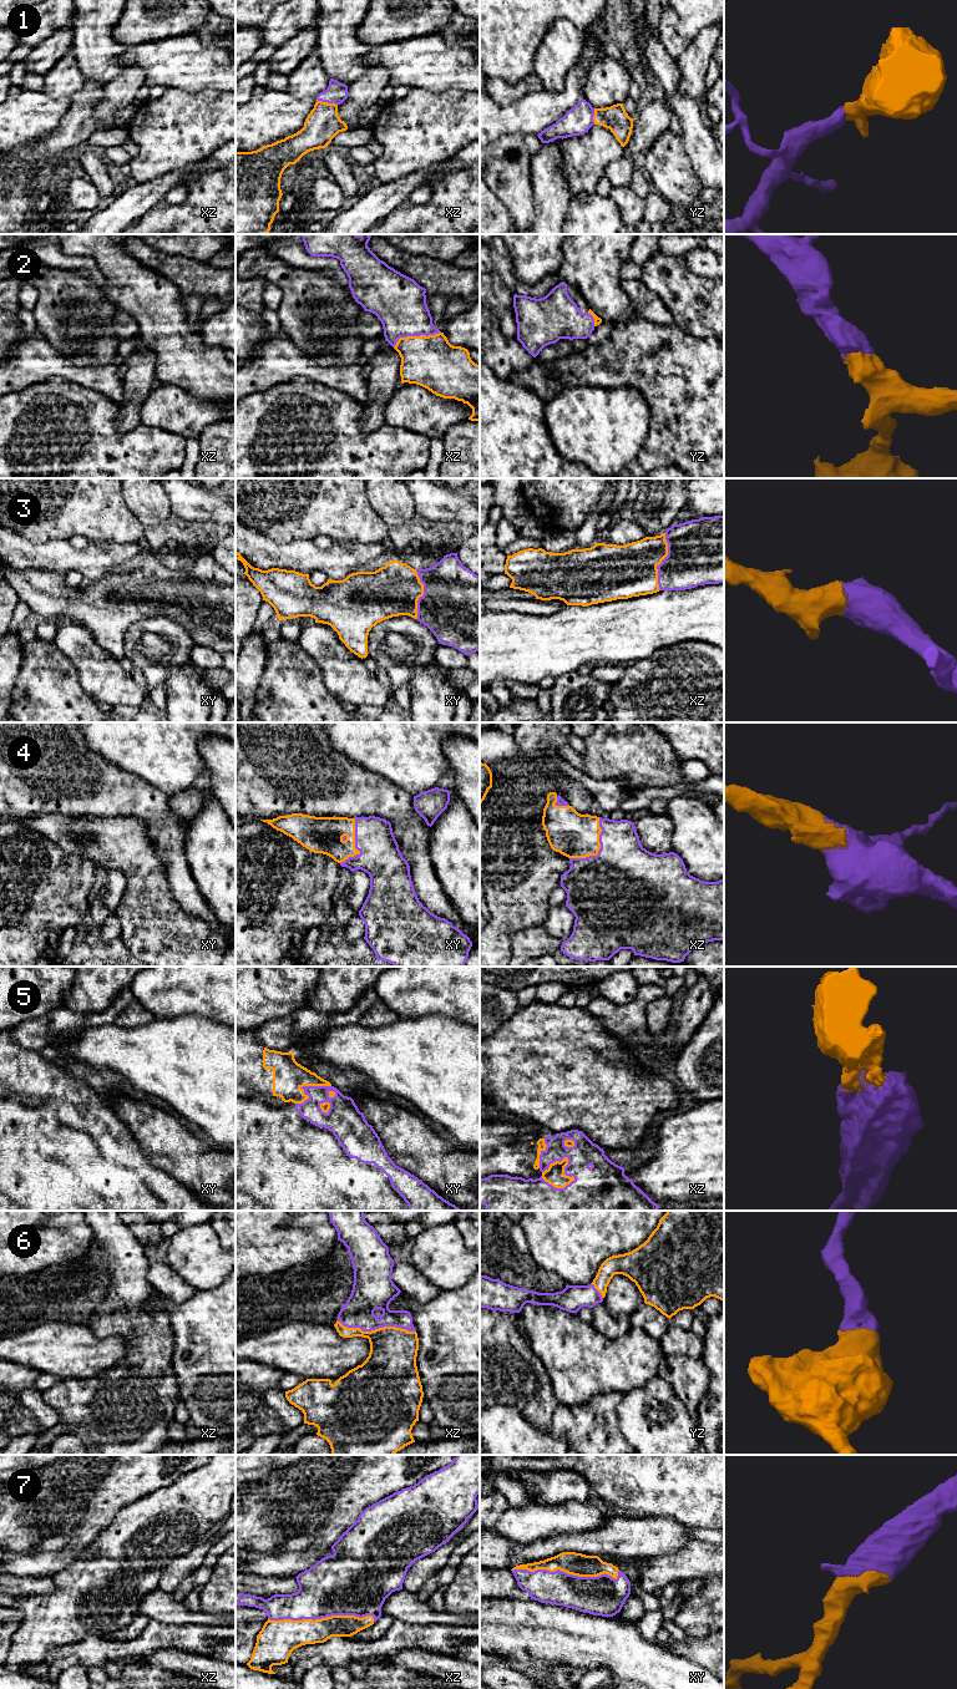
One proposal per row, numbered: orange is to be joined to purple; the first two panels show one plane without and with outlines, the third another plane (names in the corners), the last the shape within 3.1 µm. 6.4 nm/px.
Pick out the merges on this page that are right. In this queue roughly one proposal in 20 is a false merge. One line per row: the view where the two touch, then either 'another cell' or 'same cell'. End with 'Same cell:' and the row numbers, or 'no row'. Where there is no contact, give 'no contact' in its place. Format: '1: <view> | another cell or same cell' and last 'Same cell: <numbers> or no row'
1: xz | same cell
2: xz | same cell
3: xz | same cell
4: xz | same cell
5: xz | same cell
6: xz | same cell
7: xy | same cell
Same cell: 1, 2, 3, 4, 5, 6, 7

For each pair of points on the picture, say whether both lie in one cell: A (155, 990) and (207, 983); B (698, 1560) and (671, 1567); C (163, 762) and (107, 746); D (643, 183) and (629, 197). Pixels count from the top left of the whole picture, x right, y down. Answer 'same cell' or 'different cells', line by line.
A: same cell
B: same cell
C: same cell
D: different cells

